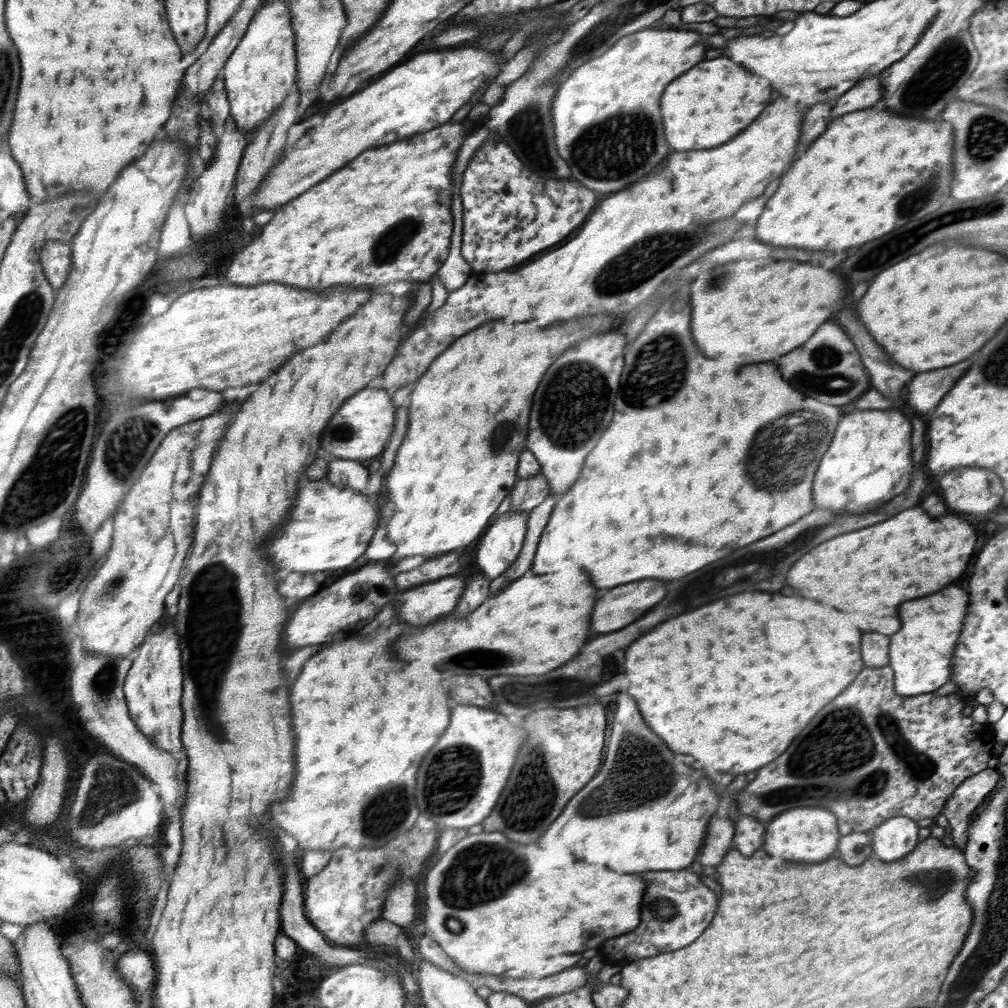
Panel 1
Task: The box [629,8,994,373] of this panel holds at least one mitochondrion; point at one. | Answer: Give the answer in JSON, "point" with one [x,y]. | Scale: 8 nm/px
{"point":[947,63]}

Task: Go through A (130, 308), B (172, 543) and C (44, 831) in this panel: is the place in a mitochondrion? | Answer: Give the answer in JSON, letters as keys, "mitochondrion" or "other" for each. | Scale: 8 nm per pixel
{"A":"other","B":"other","C":"other"}

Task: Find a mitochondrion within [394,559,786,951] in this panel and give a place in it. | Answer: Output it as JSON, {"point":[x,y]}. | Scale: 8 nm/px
{"point":[480,873]}

